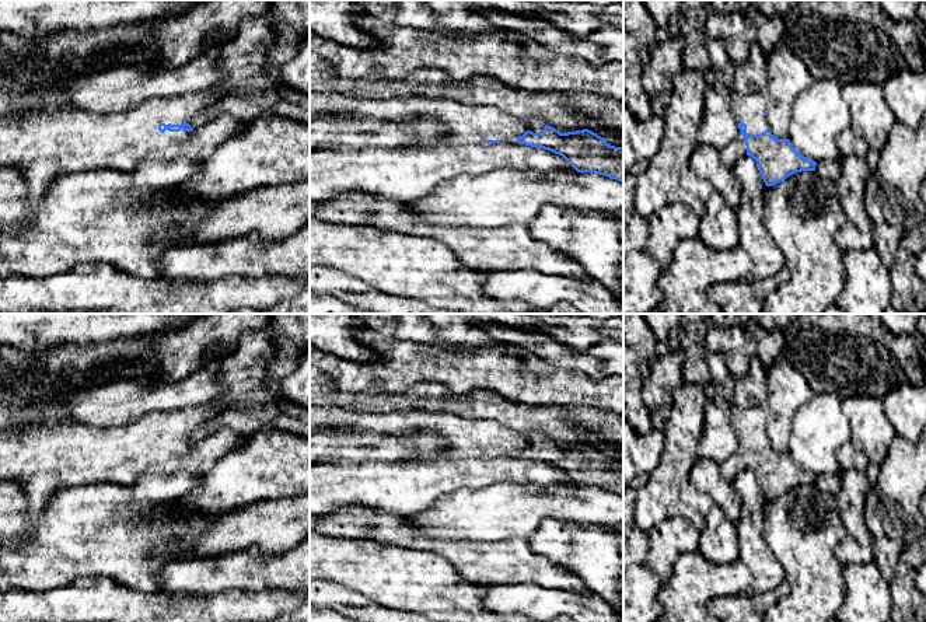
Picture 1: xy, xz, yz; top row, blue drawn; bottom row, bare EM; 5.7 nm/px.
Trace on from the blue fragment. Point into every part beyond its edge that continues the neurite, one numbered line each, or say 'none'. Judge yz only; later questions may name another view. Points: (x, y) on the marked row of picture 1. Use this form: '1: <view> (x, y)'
1: yz (748, 108)

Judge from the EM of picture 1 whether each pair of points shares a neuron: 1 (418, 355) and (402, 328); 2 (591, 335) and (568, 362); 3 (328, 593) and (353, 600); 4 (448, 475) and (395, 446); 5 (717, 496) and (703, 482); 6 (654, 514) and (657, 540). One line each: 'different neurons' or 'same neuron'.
1: different neurons
2: different neurons
3: same neuron
4: different neurons
5: same neuron
6: different neurons

